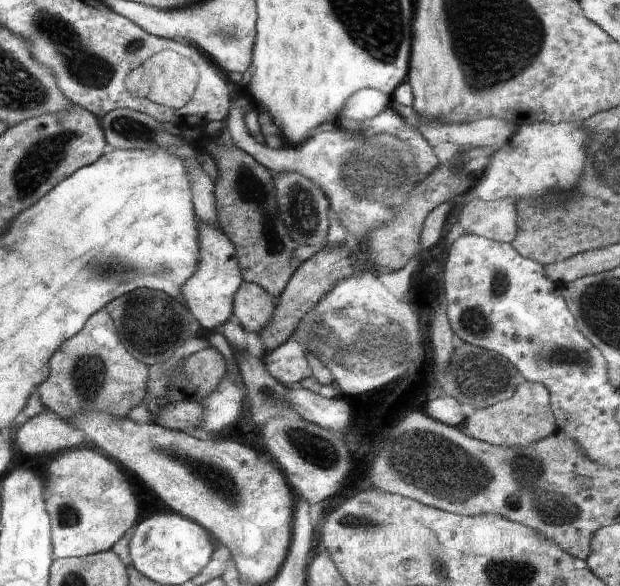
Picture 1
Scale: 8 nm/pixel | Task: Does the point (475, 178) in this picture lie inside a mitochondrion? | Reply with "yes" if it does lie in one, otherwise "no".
no

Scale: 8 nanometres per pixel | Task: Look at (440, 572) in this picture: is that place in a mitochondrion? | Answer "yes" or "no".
yes

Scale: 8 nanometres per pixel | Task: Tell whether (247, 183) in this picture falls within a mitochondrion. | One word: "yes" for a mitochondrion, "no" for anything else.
yes

